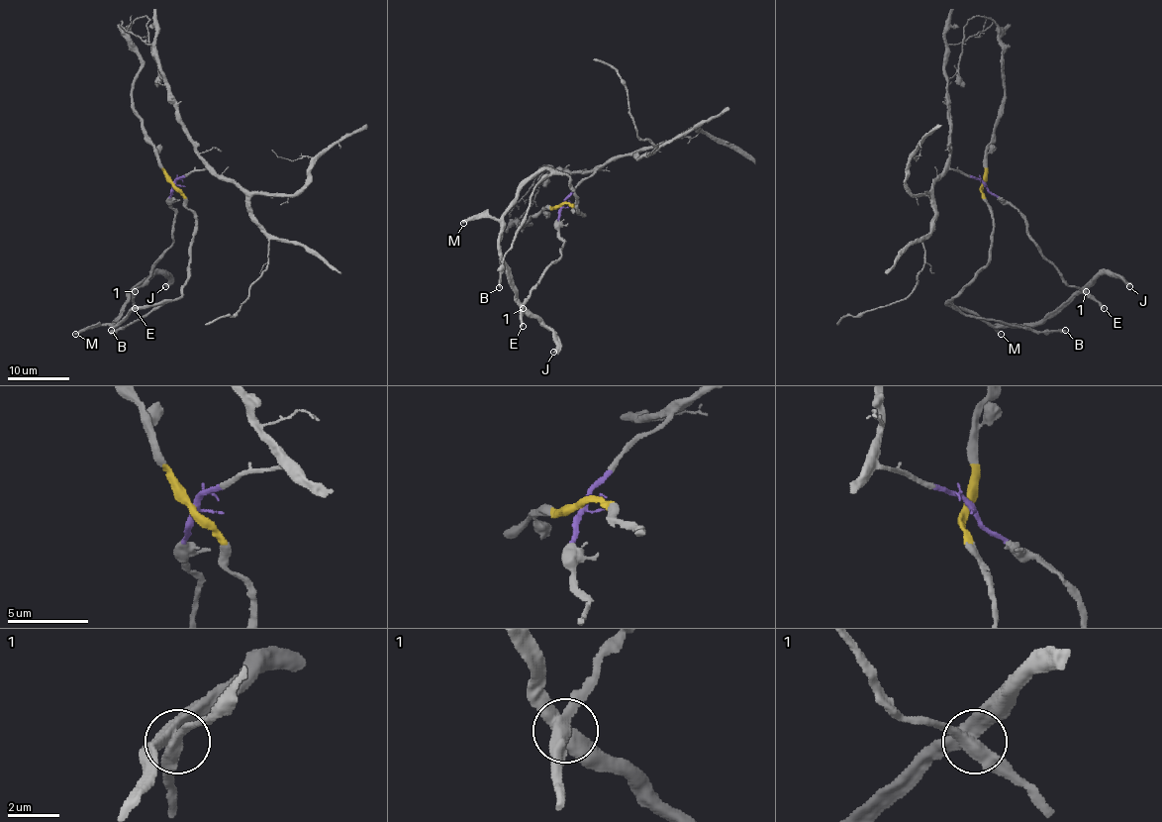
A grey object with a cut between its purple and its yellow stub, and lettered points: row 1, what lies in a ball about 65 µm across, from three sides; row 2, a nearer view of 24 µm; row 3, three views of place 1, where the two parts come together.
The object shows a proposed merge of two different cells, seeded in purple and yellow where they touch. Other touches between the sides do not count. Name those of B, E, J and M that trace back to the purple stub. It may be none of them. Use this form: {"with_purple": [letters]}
{"with_purple": ["E"]}

